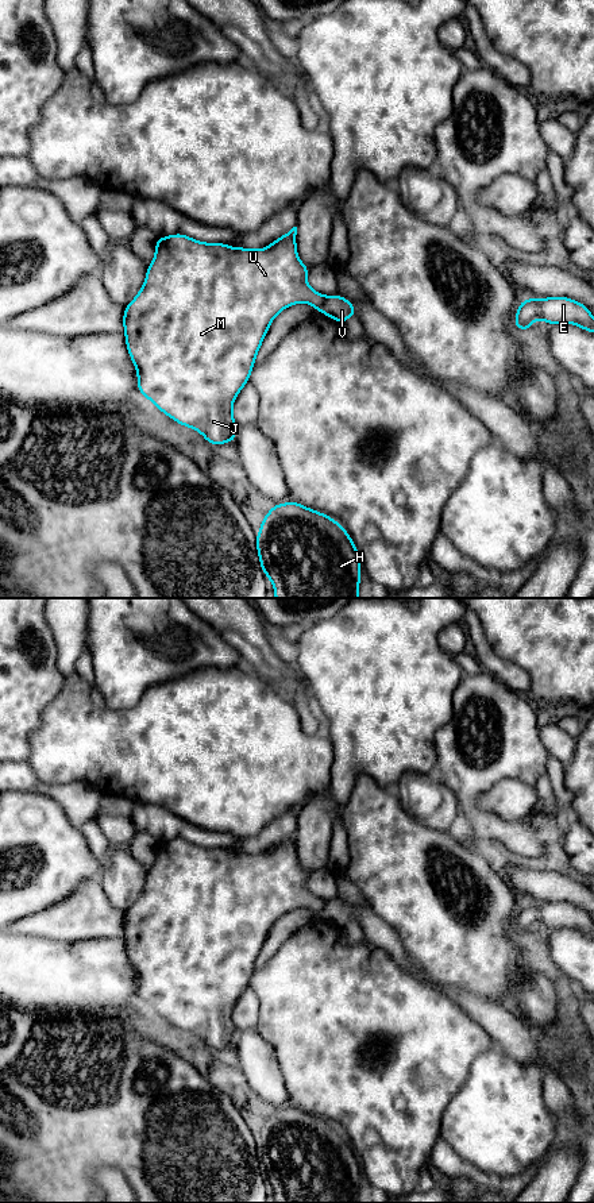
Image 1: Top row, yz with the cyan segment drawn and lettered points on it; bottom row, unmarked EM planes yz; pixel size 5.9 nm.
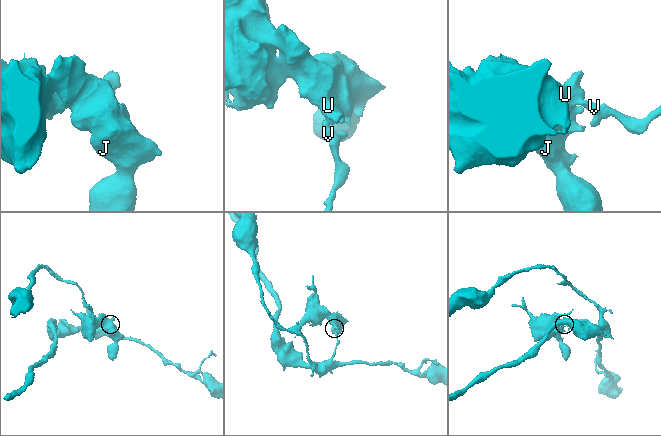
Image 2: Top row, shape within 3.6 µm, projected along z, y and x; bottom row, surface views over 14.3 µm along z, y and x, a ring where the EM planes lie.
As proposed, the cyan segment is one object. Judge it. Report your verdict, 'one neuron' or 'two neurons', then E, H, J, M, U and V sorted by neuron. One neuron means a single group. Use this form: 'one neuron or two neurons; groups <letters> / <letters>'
two neurons; groups E V / H J M U

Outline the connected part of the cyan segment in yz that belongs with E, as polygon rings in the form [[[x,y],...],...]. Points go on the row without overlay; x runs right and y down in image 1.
[[[568,902],[524,903],[514,921],[514,932],[526,936],[537,924],[549,930],[575,929],[594,938],[594,922],[589,913]]]

